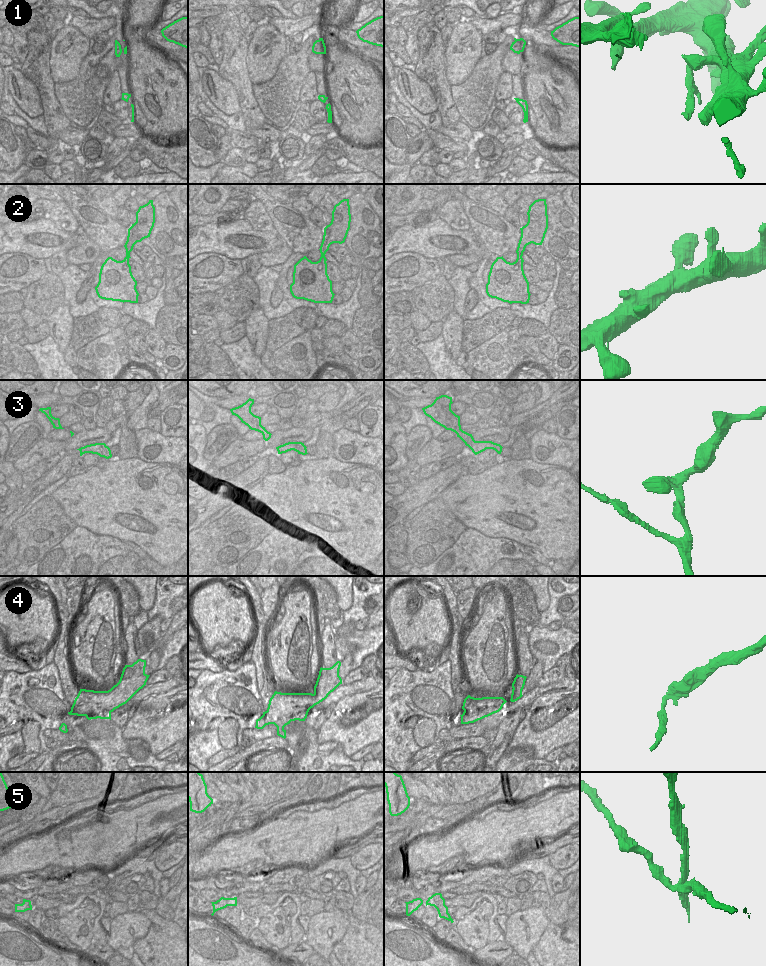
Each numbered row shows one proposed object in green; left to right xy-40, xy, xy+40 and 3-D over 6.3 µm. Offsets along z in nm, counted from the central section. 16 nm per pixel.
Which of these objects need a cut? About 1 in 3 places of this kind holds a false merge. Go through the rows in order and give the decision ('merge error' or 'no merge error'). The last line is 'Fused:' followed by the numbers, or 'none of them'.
1: merge error
2: no merge error
3: no merge error
4: merge error
5: merge error
Fused: 1, 4, 5

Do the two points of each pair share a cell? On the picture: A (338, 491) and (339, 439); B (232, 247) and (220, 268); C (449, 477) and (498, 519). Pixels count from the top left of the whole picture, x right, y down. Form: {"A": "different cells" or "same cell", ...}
{"A": "different cells", "B": "different cells", "C": "different cells"}

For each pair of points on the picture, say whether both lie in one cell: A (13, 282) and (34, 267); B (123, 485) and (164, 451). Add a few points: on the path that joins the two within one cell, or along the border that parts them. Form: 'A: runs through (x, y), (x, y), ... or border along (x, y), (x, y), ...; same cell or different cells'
A: runs through (18, 277), (24, 275), (29, 270); same cell
B: border along (137, 457), (149, 462), (168, 462), (174, 464); different cells

